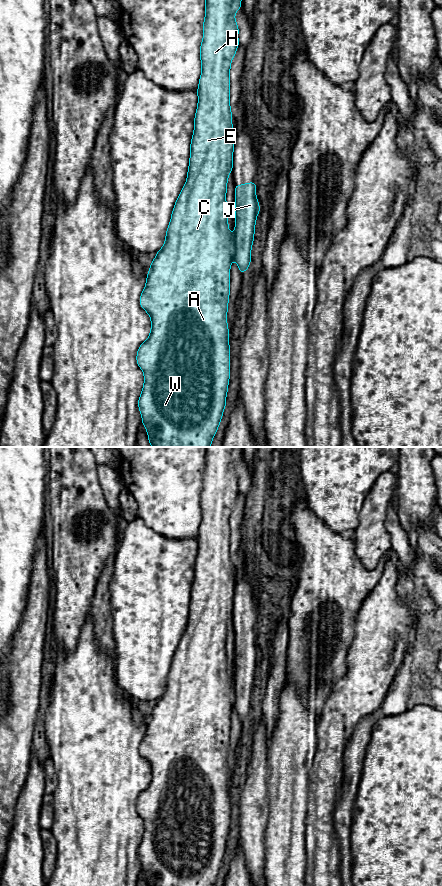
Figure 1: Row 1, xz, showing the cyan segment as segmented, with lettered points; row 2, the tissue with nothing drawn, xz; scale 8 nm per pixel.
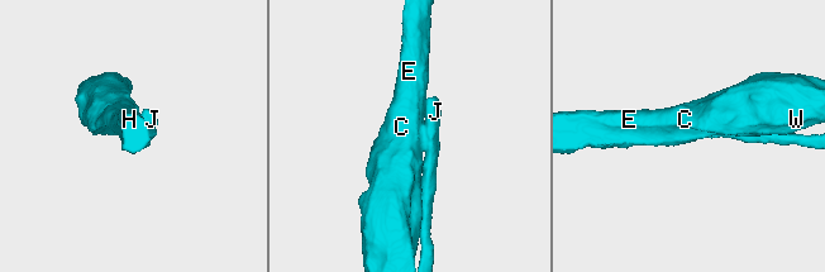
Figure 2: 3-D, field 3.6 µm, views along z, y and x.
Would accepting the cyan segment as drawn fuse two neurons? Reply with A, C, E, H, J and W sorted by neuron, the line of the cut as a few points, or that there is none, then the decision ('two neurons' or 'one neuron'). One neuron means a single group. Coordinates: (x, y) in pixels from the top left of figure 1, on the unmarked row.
groups A C E H W / J; cut xz (233, 684), (232, 704); two neurons

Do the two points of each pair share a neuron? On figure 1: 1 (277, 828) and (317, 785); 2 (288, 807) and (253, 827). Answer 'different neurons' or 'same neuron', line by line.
1: different neurons
2: different neurons

